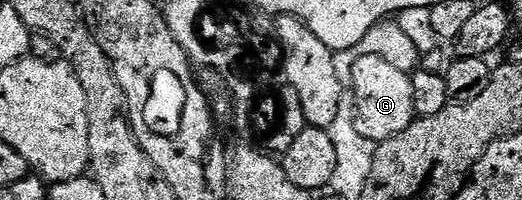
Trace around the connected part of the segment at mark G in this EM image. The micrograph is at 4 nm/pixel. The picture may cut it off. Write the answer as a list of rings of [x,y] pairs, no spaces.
[[[358,58],[352,67],[352,83],[350,92],[356,95],[354,115],[358,134],[367,140],[381,141],[394,138],[394,134],[402,134],[417,119],[414,110],[414,90],[411,75],[395,66],[390,66],[386,58]]]

